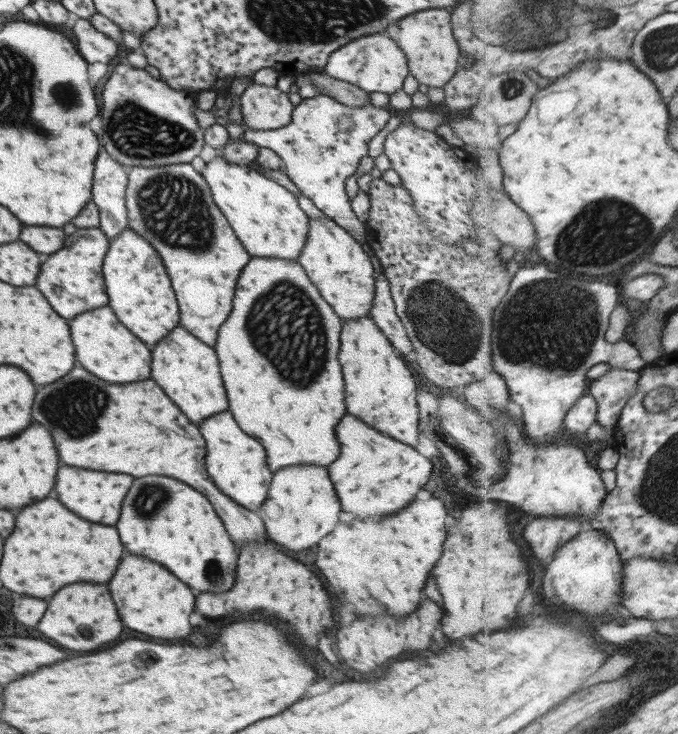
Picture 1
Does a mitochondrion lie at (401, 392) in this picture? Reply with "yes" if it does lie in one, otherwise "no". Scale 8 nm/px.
no

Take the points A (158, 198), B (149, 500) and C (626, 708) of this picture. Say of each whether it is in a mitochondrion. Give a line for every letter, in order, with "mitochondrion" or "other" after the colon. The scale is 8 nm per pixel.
A: mitochondrion
B: mitochondrion
C: other

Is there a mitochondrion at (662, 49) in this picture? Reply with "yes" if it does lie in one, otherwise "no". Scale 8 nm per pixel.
yes

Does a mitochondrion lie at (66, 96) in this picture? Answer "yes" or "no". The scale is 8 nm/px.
yes

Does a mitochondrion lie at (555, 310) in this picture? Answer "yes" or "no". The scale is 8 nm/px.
yes

